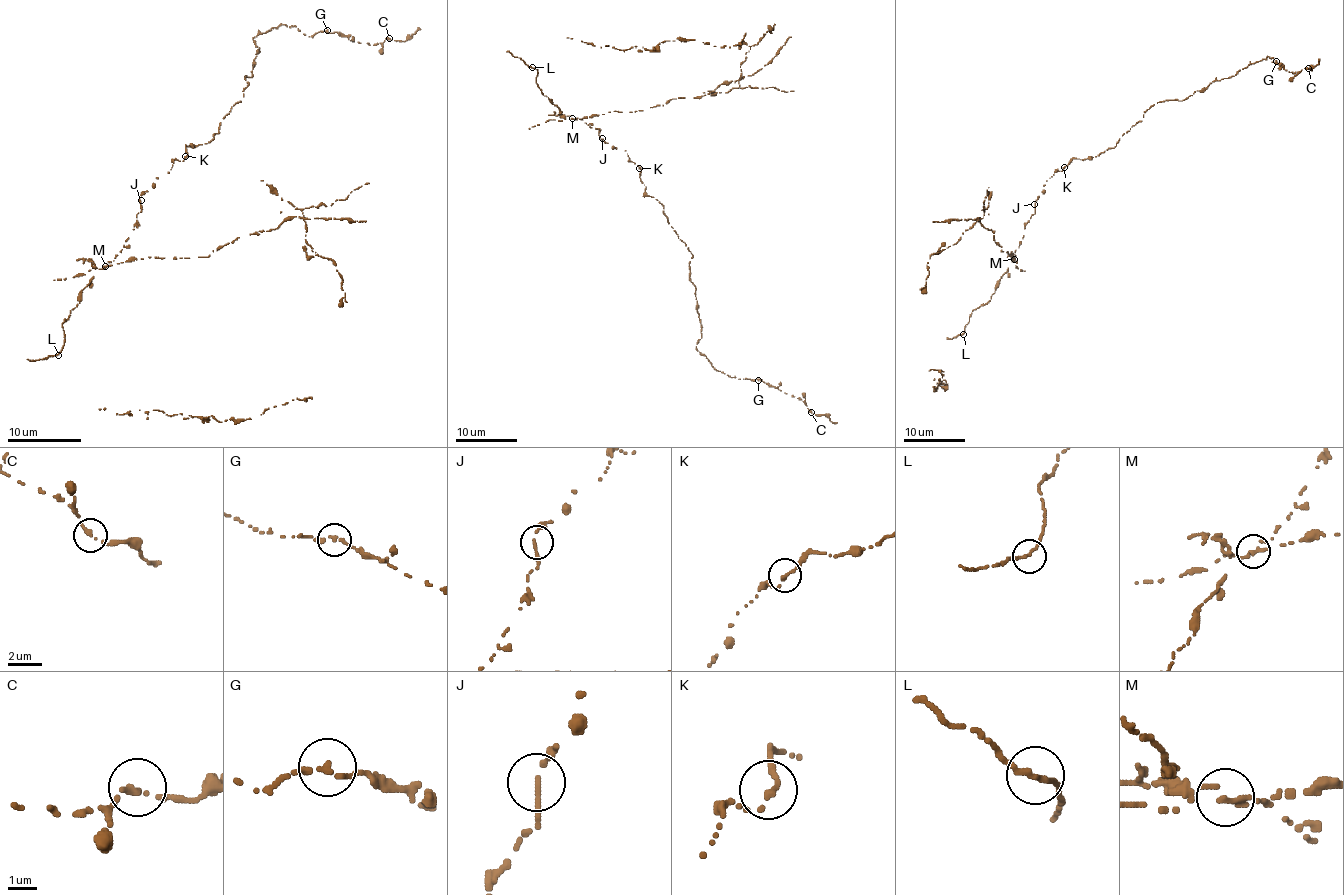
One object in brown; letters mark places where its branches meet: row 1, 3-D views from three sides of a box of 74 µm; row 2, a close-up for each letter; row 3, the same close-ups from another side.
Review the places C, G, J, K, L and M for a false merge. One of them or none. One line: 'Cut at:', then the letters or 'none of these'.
Cut at: M

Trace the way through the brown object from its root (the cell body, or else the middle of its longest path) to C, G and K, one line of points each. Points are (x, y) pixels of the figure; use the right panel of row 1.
C: (1034, 204), (1058, 170), (1113, 148), (1158, 102), (1184, 100), (1267, 57), (1293, 74), (1308, 68)
G: (1034, 204), (1058, 170), (1113, 148), (1158, 102), (1184, 100), (1267, 57), (1276, 61)
K: (1034, 204), (1047, 181), (1064, 167)

